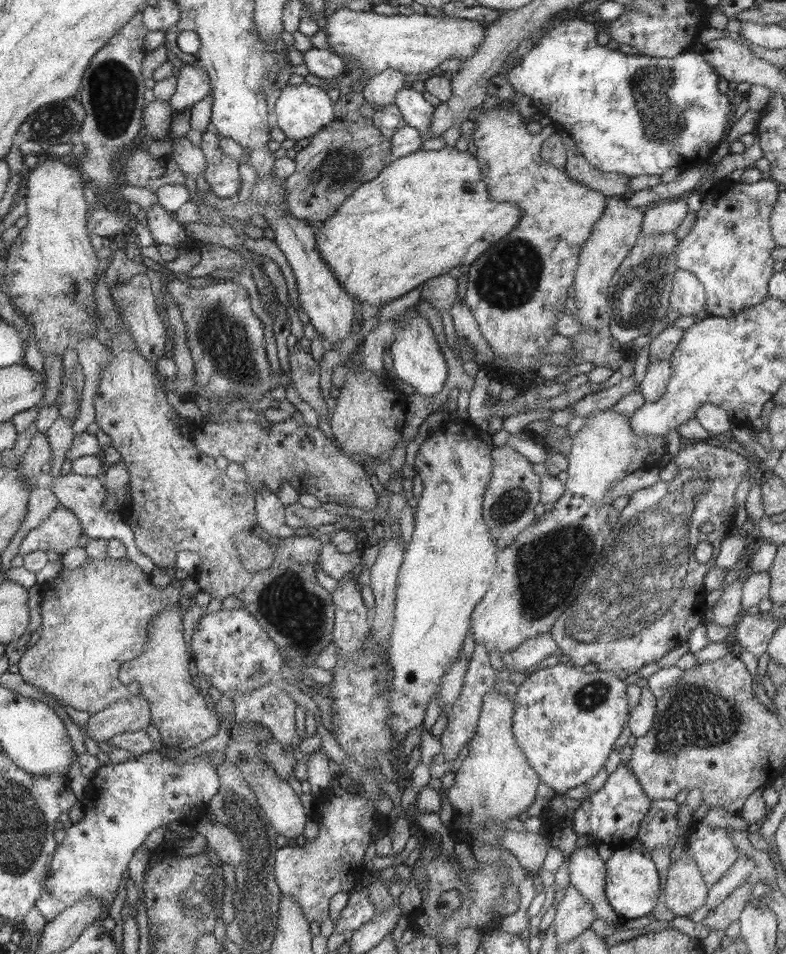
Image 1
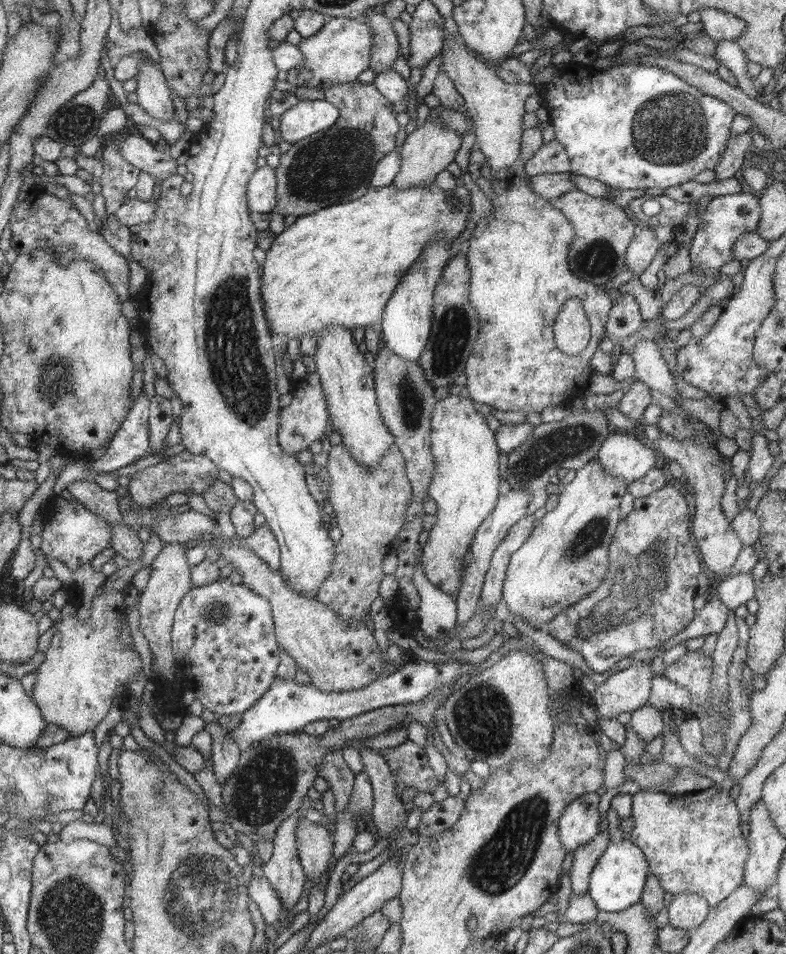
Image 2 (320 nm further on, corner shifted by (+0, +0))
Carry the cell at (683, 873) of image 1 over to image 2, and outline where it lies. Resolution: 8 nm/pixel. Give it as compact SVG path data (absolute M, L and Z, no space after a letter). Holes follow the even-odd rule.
M683 892L674 896L667 907L669 925L692 932L707 919L711 907L703 896L695 892Z

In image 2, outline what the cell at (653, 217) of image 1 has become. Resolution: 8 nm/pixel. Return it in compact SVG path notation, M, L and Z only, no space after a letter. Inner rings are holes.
M645 226L627 248L626 270L634 272L634 277L639 277L648 268L661 246L654 232L655 228Z

